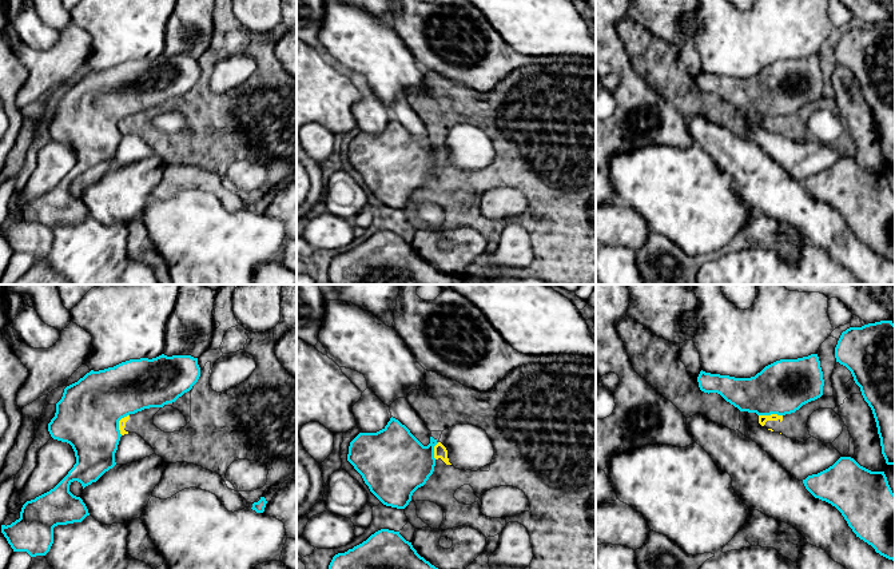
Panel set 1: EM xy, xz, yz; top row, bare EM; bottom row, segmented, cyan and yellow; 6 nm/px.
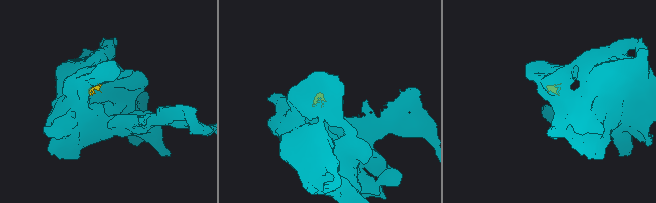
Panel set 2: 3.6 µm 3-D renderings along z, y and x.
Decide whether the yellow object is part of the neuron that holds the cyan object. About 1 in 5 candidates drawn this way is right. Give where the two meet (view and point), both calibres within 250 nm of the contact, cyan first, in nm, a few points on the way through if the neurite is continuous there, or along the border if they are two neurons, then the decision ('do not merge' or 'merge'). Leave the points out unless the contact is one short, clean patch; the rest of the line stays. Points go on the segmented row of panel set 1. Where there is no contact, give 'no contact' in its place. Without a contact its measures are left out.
xy (118, 424) | 380/50 nm | along xy (128, 414), (119, 421), (120, 434) | do not merge

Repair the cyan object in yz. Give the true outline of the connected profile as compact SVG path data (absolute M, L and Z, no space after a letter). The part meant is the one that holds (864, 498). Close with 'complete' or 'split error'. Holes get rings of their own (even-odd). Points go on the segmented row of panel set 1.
M851 457L803 480L806 489L835 506L852 532L895 562L895 494L884 471L871 471Z | complete

